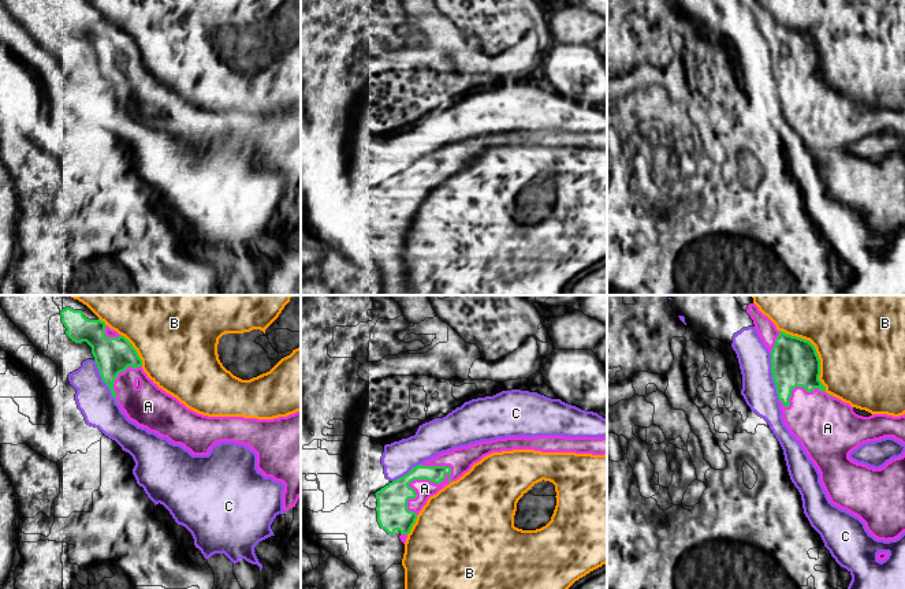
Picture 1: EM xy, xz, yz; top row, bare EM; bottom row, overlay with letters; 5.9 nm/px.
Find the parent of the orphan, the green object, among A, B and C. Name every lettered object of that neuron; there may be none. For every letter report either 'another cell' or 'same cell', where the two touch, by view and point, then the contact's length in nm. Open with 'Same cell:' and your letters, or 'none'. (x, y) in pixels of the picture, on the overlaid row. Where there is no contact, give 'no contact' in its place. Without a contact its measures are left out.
Same cell: A
A: same cell | xz (417, 478) | 360 nm
B: another cell | yz (815, 351) | 460 nm
C: another cell | yz (773, 377) | 280 nm

